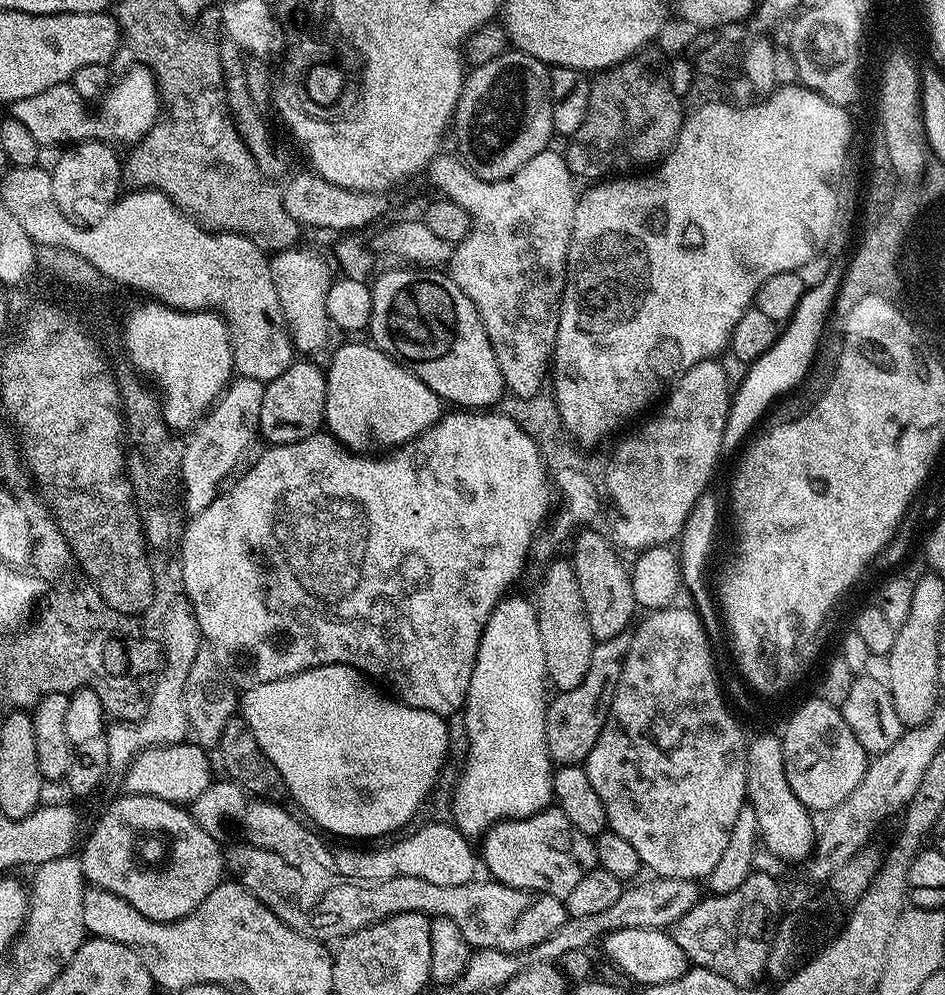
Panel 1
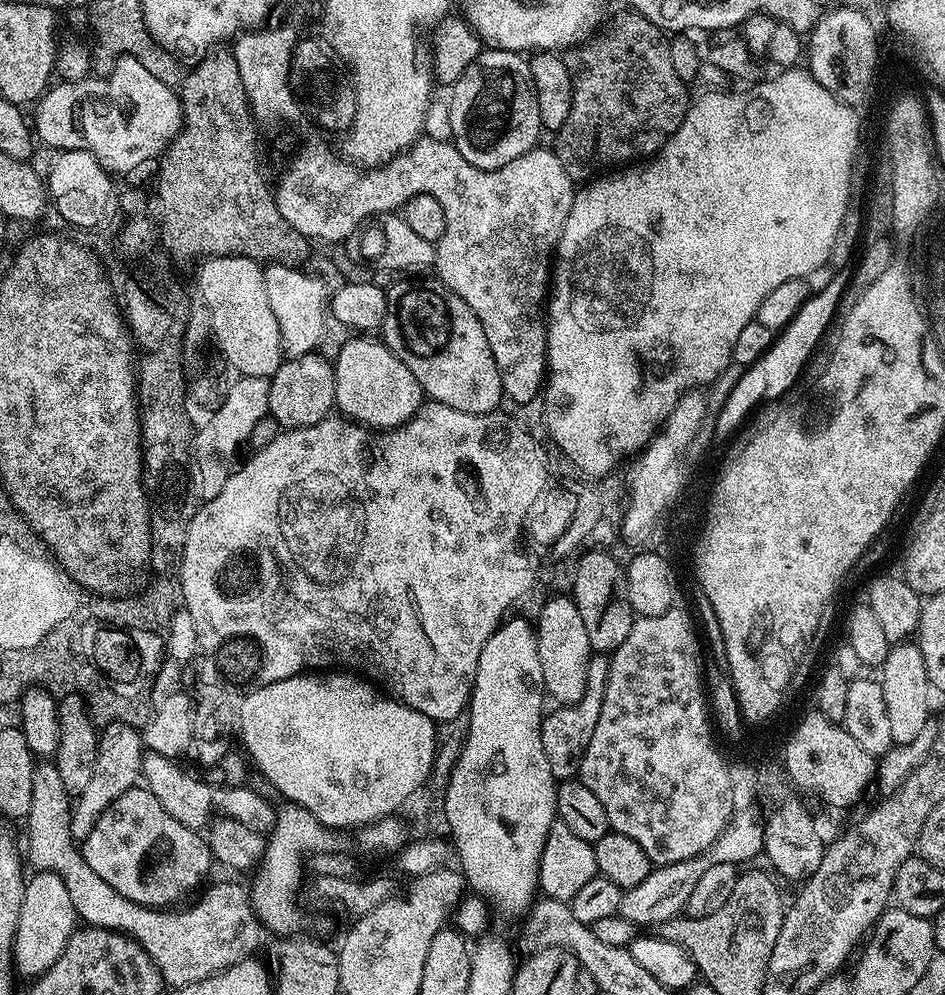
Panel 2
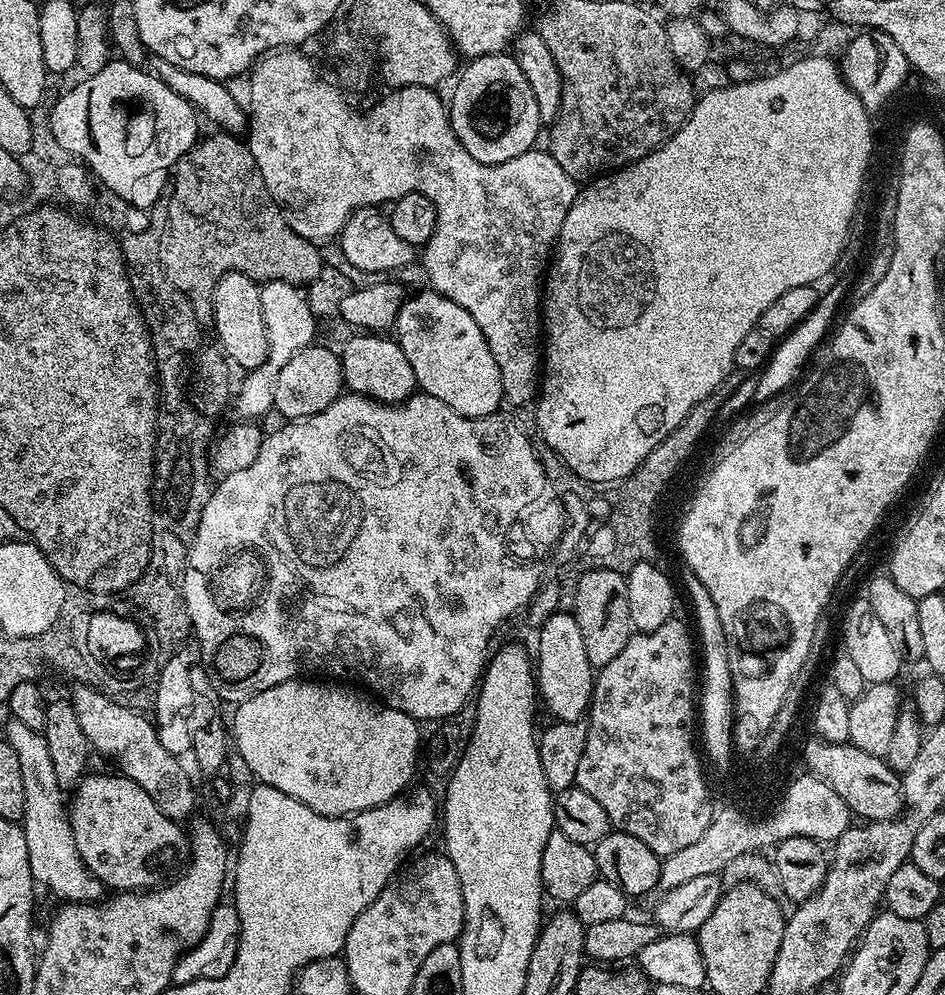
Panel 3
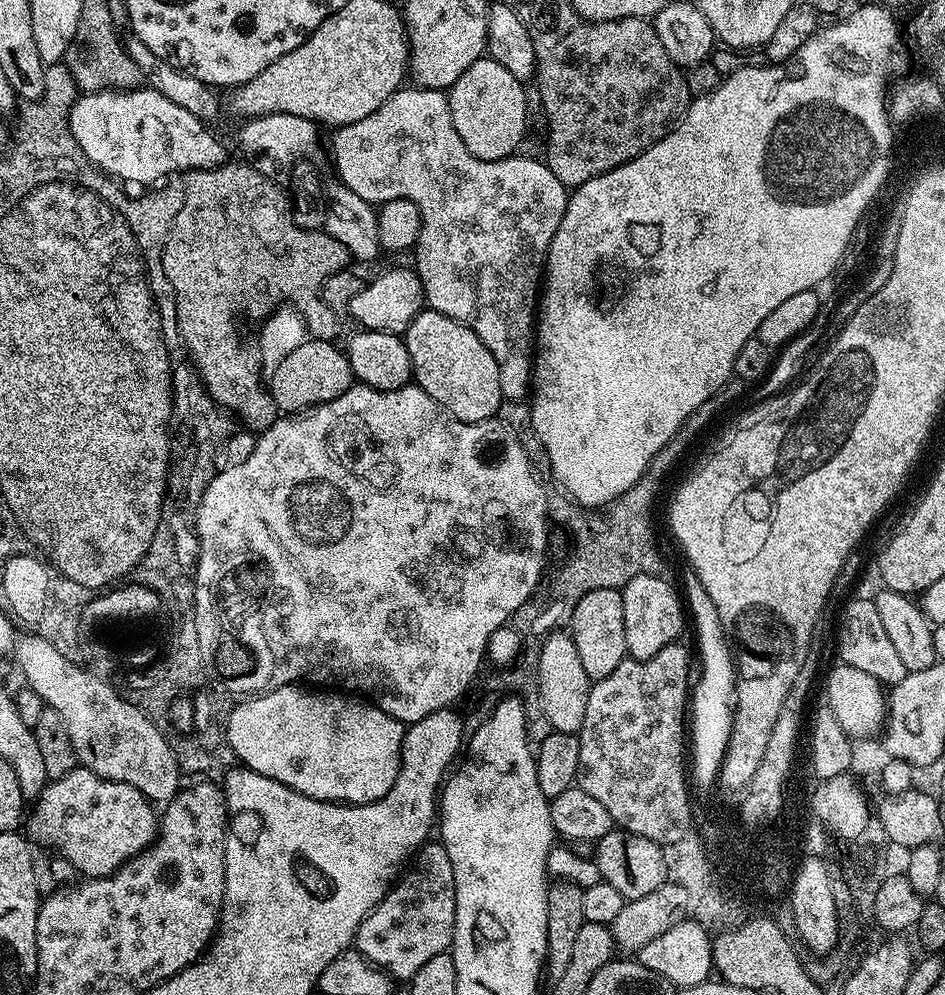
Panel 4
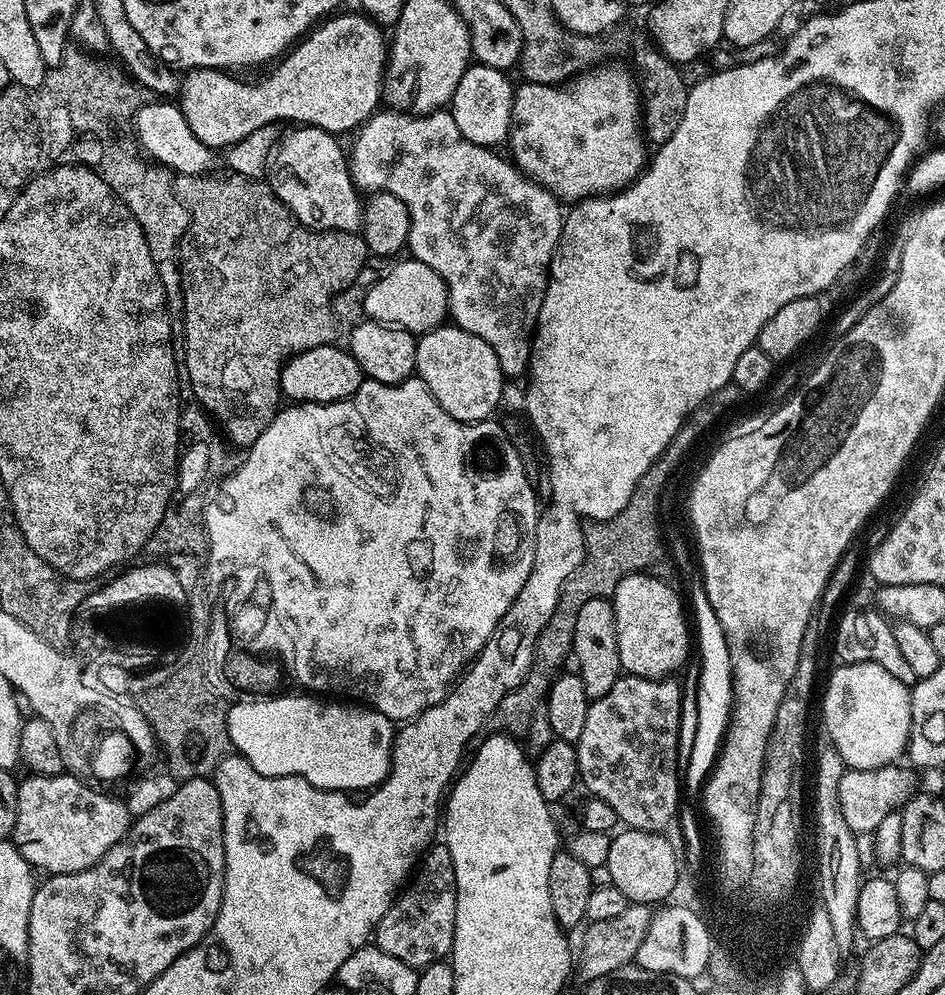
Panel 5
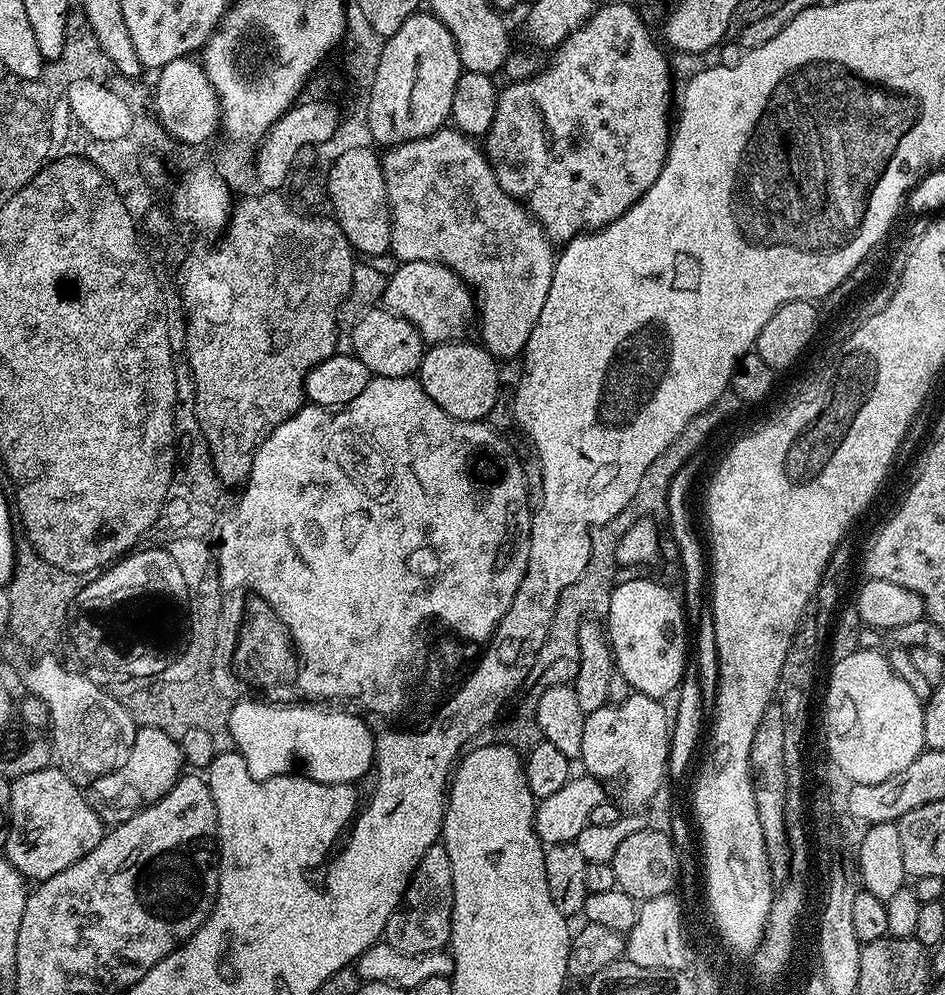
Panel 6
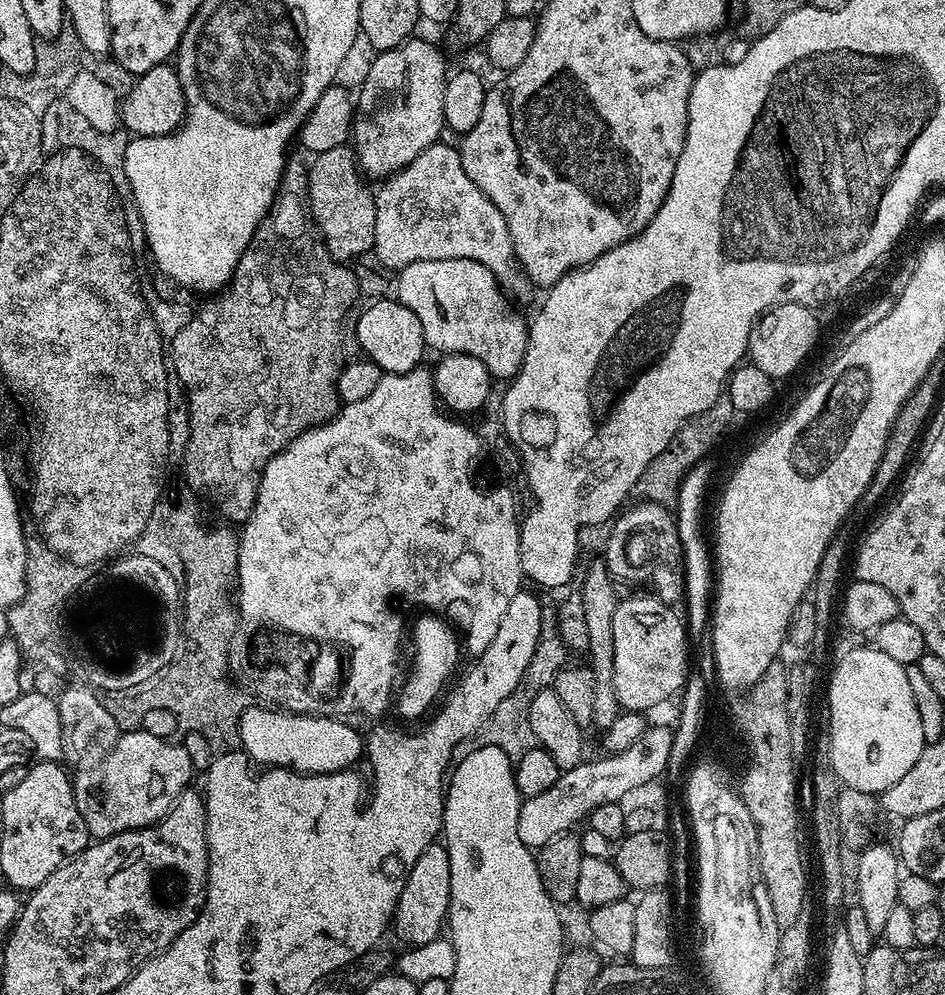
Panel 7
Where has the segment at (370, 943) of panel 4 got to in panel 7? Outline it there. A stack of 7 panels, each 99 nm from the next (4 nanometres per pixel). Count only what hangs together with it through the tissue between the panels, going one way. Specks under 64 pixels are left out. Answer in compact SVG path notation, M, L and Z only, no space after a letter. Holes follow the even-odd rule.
M443 843L430 845L414 862L410 874L406 878L406 886L402 886L402 894L396 903L394 932L401 936L408 946L425 944L437 939L445 931L450 906L450 858L448 849Z

